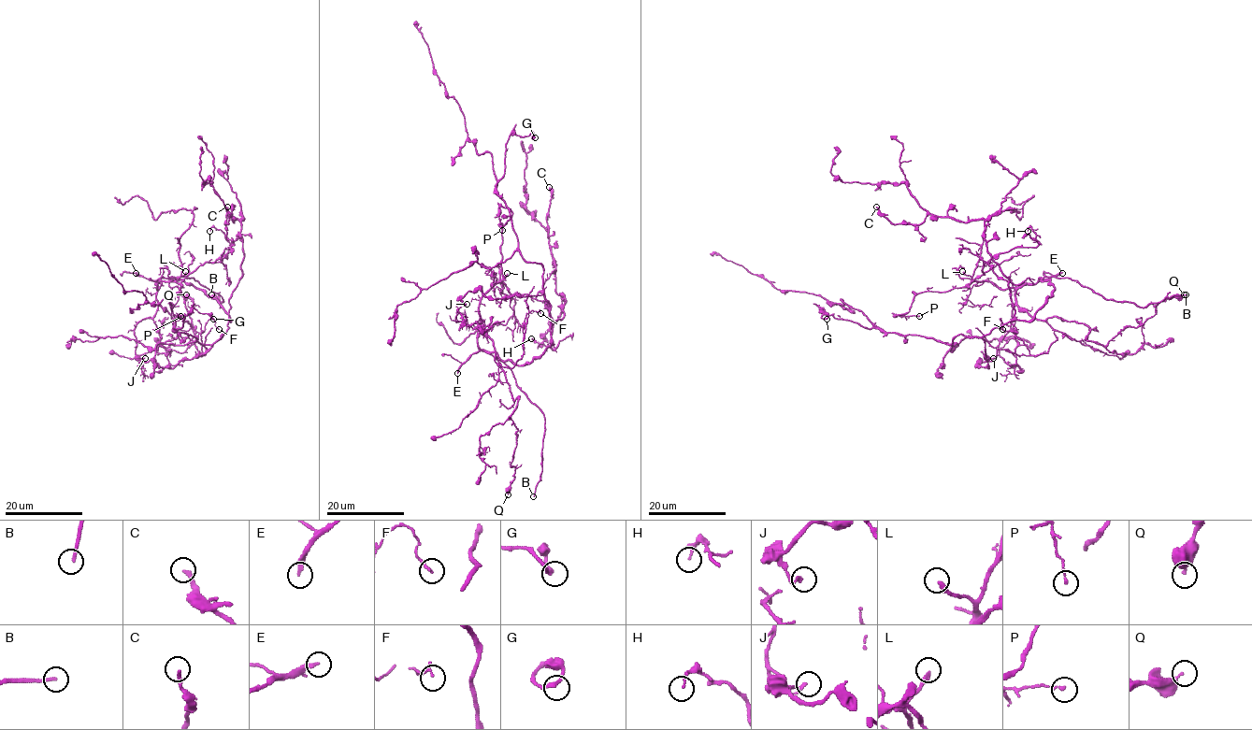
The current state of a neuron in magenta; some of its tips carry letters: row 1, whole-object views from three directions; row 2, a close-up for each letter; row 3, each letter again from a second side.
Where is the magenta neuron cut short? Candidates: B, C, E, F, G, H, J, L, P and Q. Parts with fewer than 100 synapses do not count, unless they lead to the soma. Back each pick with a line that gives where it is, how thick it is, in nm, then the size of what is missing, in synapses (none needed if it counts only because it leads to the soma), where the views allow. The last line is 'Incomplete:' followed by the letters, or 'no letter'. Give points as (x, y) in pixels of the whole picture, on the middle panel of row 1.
B: place (533, 496); calibre 190 nm
E: place (457, 373); calibre 240 nm; 170 synapses
Incomplete: B, E

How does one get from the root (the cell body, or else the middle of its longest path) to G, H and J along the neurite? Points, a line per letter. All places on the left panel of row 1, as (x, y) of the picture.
G: (229, 321), (229, 328), (211, 344), (201, 344), (175, 329), (194, 308), (213, 319)
H: (229, 321), (190, 284), (155, 284), (179, 283), (220, 262), (230, 243), (209, 231)
J: (229, 321), (229, 328), (206, 352), (181, 359), (173, 367), (140, 359), (145, 358)

